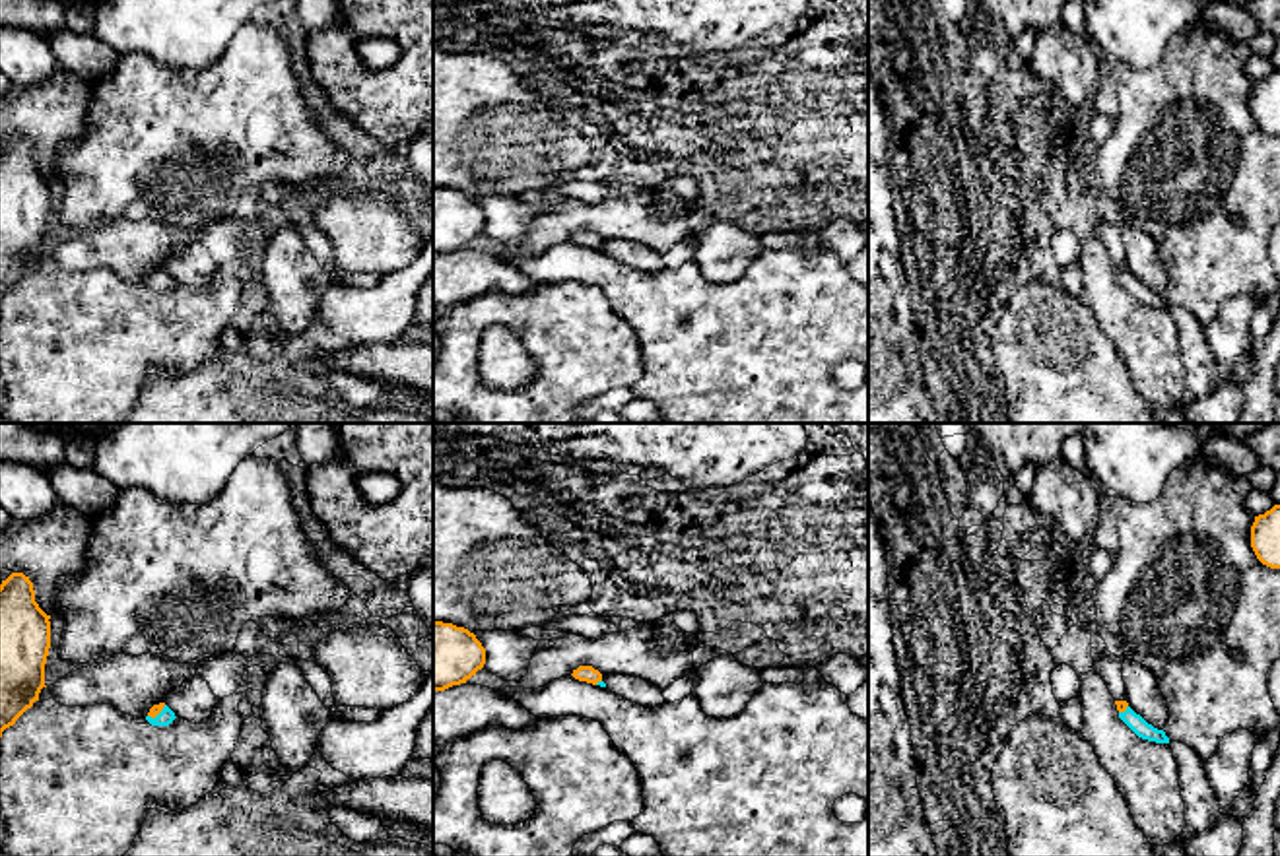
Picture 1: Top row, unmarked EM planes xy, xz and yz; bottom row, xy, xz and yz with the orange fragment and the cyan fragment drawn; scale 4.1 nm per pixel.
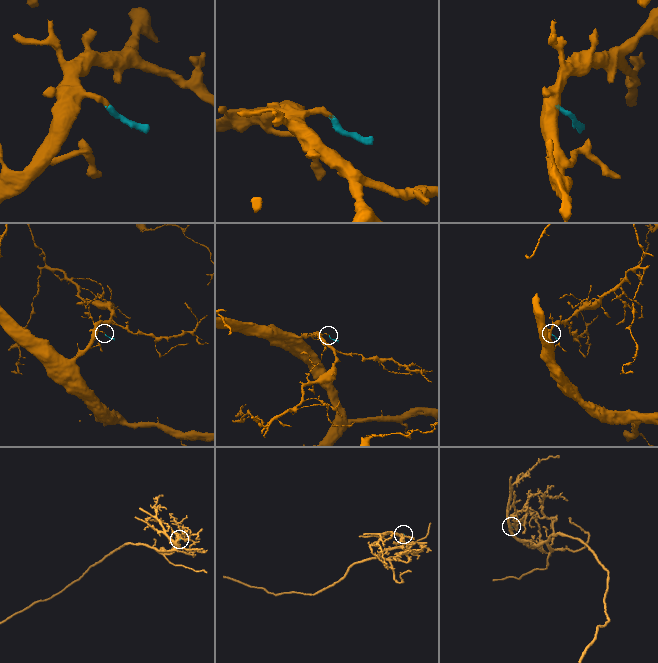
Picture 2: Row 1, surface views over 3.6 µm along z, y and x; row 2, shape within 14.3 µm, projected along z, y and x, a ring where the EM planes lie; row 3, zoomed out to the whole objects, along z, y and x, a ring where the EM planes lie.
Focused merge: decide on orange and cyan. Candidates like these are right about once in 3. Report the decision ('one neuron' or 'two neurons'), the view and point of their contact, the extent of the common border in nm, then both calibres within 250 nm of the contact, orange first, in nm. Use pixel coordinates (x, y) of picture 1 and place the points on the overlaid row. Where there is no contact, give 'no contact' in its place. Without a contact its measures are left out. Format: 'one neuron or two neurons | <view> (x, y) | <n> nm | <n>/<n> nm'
one neuron | xy (156, 715) | 90 nm | 50/70 nm

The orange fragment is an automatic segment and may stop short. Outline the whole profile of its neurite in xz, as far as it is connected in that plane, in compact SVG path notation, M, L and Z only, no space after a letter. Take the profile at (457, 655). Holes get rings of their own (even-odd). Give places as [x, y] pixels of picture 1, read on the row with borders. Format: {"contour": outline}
{"contour": "M433 621L433 691L466 683L486 664L486 648L464 627Z"}

